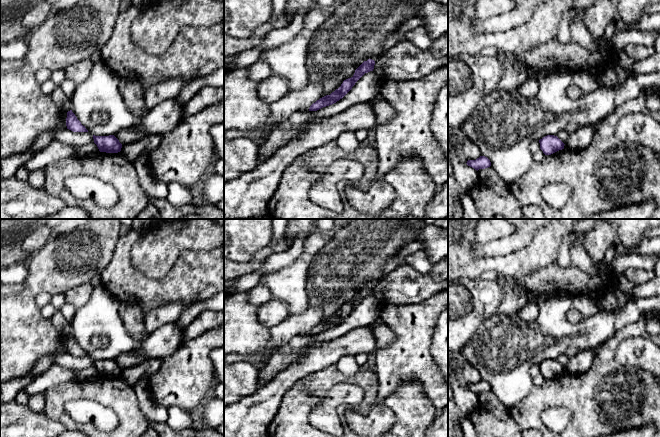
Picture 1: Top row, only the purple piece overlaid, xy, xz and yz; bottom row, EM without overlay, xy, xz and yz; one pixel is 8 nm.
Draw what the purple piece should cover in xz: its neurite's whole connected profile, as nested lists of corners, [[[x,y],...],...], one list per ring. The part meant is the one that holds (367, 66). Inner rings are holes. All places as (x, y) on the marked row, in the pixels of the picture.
[[[368,59],[364,61],[356,70],[354,75],[351,78],[348,78],[343,81],[341,86],[332,92],[330,95],[326,95],[315,103],[313,103],[309,111],[317,111],[323,107],[332,105],[342,99],[355,85],[355,83],[365,74],[370,71],[373,71],[375,65],[375,61],[372,59]]]

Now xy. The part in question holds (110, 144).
[[[93,135],[94,143],[97,145],[100,152],[118,153],[121,151],[122,144],[114,135],[95,136]]]

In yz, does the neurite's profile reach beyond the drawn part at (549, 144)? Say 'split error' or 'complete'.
complete

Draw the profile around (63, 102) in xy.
[[[56,86],[52,94],[50,95],[56,106],[62,111],[62,112],[68,112],[72,110],[72,102],[70,97],[68,97],[63,90],[61,89],[61,86]]]

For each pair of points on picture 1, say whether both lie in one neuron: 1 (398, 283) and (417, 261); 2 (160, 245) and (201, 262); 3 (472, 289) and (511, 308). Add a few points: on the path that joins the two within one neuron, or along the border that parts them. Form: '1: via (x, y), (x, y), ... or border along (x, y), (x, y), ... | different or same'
1: border along (404, 263), (421, 273), (427, 273), (434, 264) | different
2: border along (195, 249), (184, 249), (167, 273) | different
3: border along (503, 294), (503, 298), (496, 310) | different

